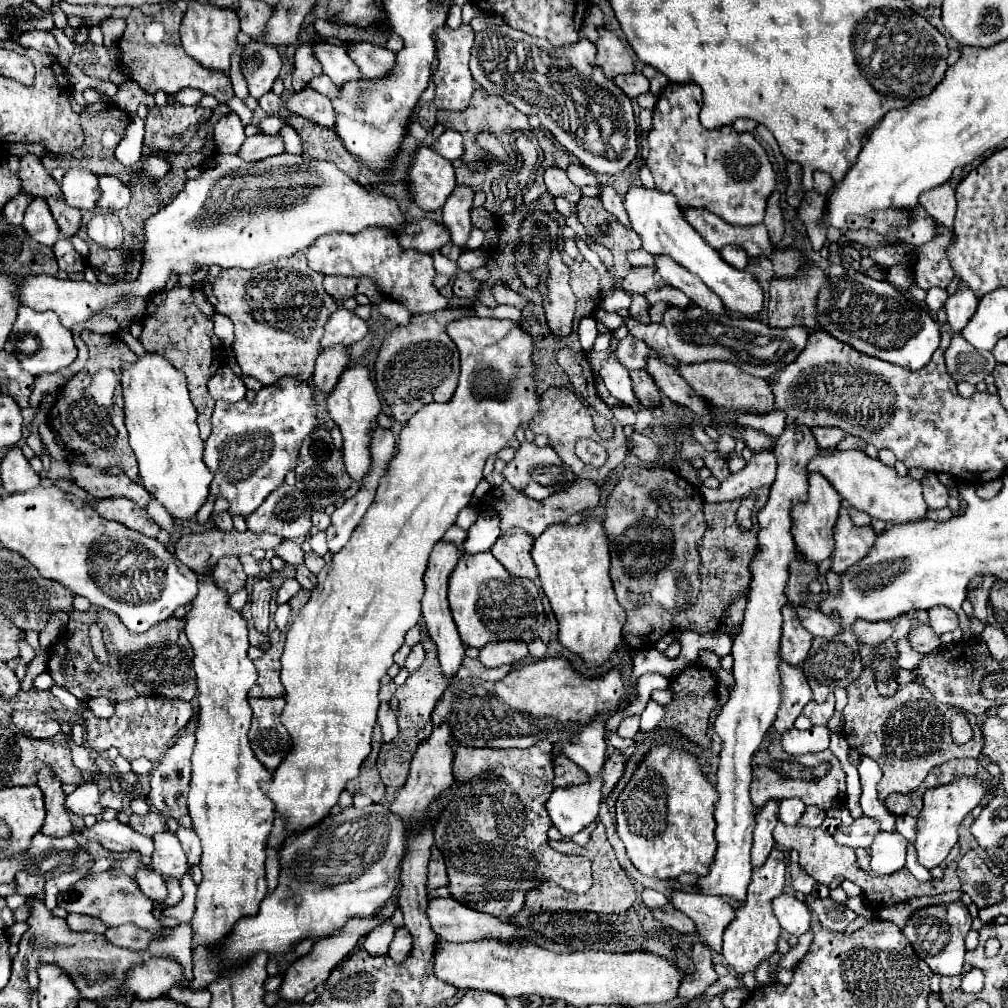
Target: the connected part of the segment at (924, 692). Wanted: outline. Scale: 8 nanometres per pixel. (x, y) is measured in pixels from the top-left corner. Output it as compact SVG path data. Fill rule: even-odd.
M864 668L864 672L846 688L848 704L842 710L844 726L842 734L848 740L848 746L856 750L860 756L868 756L882 768L884 776L878 782L878 796L884 802L892 792L910 794L914 792L926 774L948 760L954 758L978 758L982 740L980 728L976 724L974 714L964 714L954 706L940 704L928 688L922 684L904 684L898 688L894 696L880 696L876 690L876 678L872 668ZM954 714L964 714L974 730L972 740L966 744L956 744L950 734L950 720Z

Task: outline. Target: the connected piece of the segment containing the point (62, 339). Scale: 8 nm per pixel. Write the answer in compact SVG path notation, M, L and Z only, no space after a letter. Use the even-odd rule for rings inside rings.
M28 306L18 308L18 318L12 328L12 336L8 336L6 348L8 354L14 354L20 360L22 370L30 372L32 376L44 372L56 372L60 368L70 366L76 360L76 344L72 340L70 330L66 330L54 312L36 312Z

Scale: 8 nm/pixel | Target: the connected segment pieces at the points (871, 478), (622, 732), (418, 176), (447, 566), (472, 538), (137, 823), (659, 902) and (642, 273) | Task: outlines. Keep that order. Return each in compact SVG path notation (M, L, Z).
M832 450L826 456L816 456L812 464L808 464L808 472L818 472L828 478L828 482L844 500L850 502L850 506L864 510L872 518L902 524L922 520L928 510L918 480L910 476L898 476L894 468L882 464L880 458L870 458L862 450Z
M628 716L628 718L624 718L624 720L620 722L616 734L622 736L622 738L634 738L636 732L640 730L638 722L640 722L640 716Z
M424 144L418 146L408 168L408 188L418 208L440 210L456 188L452 162Z
M438 542L434 546L434 550L432 550L432 556L430 556L430 562L428 562L428 572L424 574L424 588L426 588L426 592L424 592L424 598L422 598L422 622L426 624L430 638L432 638L432 642L438 648L438 660L440 660L442 676L446 676L446 678L456 676L456 672L458 672L458 668L462 664L462 658L464 658L464 644L462 644L462 640L458 636L456 624L454 624L452 614L450 614L448 598L446 598L448 576L454 570L458 558L460 558L460 550L454 544Z
M484 512L478 516L478 520L470 526L468 538L462 544L462 554L472 554L472 552L488 552L496 538L500 536L498 520L490 512Z
M148 812L146 816L136 816L132 814L130 816L130 822L128 822L132 828L136 828L136 832L144 834L144 836L154 836L156 832L160 830L166 830L166 820L164 816L160 816L158 812Z
M650 888L642 890L642 900L644 900L644 904L646 904L650 910L668 904L668 898L666 898L664 894L660 894L660 892L656 892L656 890L650 890Z
M634 268L624 280L622 280L622 288L628 290L628 292L634 292L634 294L640 294L644 296L646 292L654 290L656 288L656 282L652 278L656 270L654 268Z

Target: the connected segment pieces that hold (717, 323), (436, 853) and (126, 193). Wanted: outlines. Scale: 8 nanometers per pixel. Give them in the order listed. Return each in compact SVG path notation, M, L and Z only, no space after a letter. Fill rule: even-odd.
M696 304L688 308L670 306L662 322L658 324L640 324L636 322L630 328L630 334L638 340L644 340L658 356L676 360L680 364L694 364L706 360L726 360L740 366L750 376L770 378L774 372L796 360L804 350L806 338L812 330L792 326L792 328L770 328L756 318L734 318L728 314L714 314Z
M432 846L432 856L428 864L428 892L446 884L448 884L448 876L446 876L446 864L442 852L436 846Z
M100 176L100 188L102 188L102 198L100 198L100 208L108 210L120 210L126 208L132 200L130 186L120 182L116 176Z

